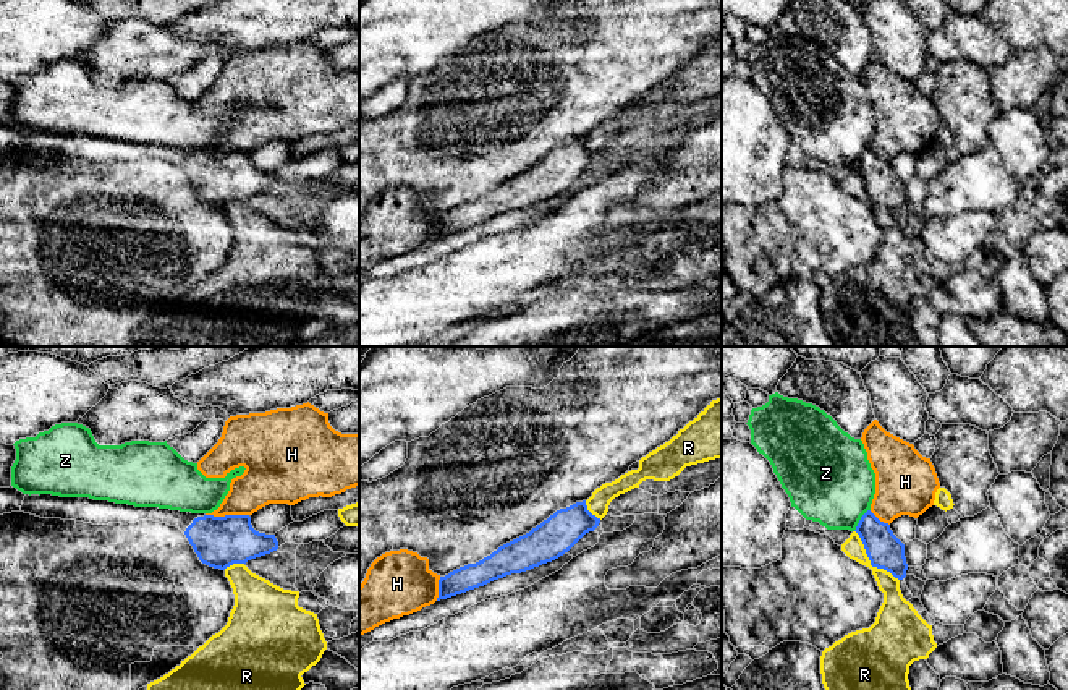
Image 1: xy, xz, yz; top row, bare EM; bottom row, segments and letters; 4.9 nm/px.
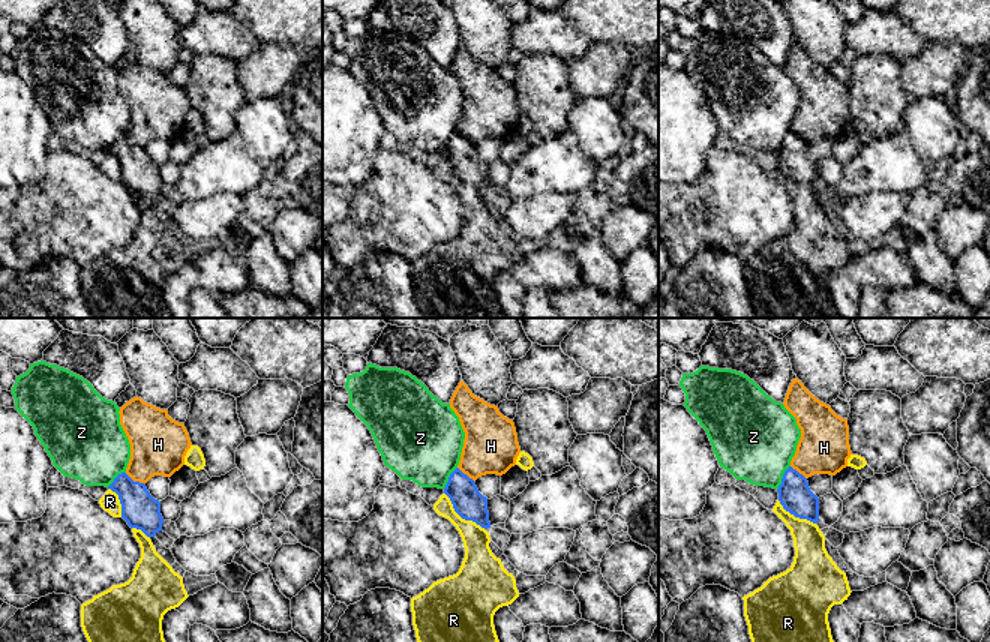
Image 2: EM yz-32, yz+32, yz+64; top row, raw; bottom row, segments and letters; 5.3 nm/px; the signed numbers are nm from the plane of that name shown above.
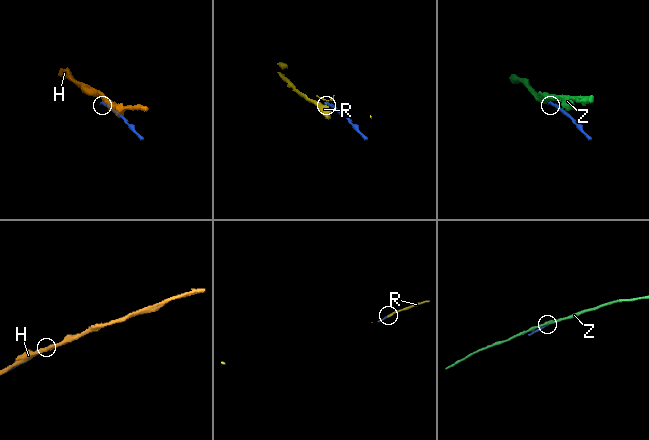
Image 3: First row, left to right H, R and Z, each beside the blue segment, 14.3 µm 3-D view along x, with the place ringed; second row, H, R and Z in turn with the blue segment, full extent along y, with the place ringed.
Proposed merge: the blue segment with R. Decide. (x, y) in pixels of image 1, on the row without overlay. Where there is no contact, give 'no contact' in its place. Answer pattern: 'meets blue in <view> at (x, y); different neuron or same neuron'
meets blue in yz at (869, 196); different neuron

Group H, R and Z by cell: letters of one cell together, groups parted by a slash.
H / R / Z

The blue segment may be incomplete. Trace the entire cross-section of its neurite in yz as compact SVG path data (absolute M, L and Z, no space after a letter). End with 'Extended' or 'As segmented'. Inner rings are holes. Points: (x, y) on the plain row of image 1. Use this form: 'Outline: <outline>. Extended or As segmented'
Outline: M867 147L854 168L859 172L872 204L884 206L898 217L906 214L905 181L893 172L888 160Z. As segmented

